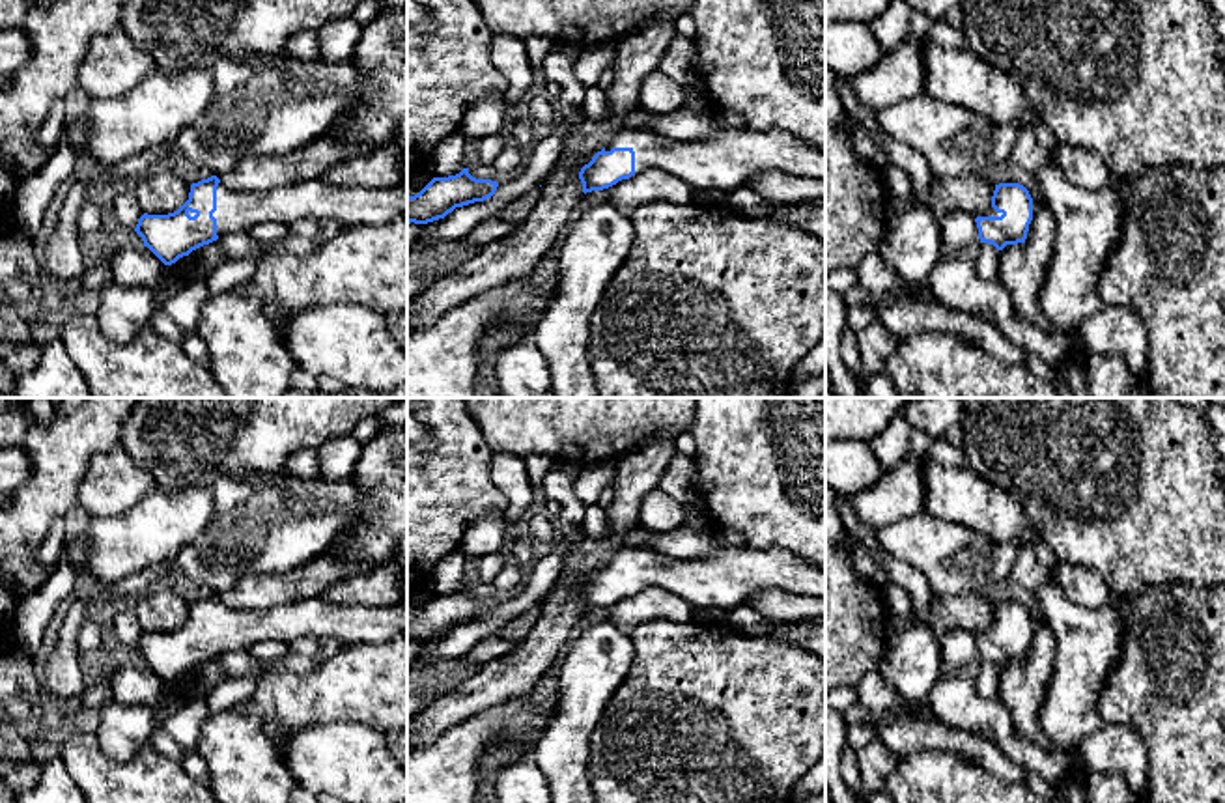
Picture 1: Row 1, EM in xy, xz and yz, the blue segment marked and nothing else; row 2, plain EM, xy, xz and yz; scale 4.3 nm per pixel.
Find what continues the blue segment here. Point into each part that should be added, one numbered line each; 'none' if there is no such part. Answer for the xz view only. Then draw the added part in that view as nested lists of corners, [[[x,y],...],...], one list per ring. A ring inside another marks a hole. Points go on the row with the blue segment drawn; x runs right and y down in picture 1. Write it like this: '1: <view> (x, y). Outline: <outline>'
1: xz (725, 161). Outline: [[[624,127],[605,146],[605,151],[611,151],[612,148],[631,148],[635,151],[635,174],[641,174],[646,168],[661,168],[687,181],[693,190],[719,189],[730,194],[741,187],[749,176],[764,170],[782,170],[794,176],[825,181],[825,148],[816,149],[782,129],[723,129],[710,140],[693,142],[669,140],[650,131]]]

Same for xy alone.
1: xy (348, 204). Outline: [[[304,179],[269,190],[217,187],[217,235],[246,232],[260,222],[293,224],[301,218],[332,218],[342,226],[385,224],[407,217],[407,183],[392,189],[327,185]]]

